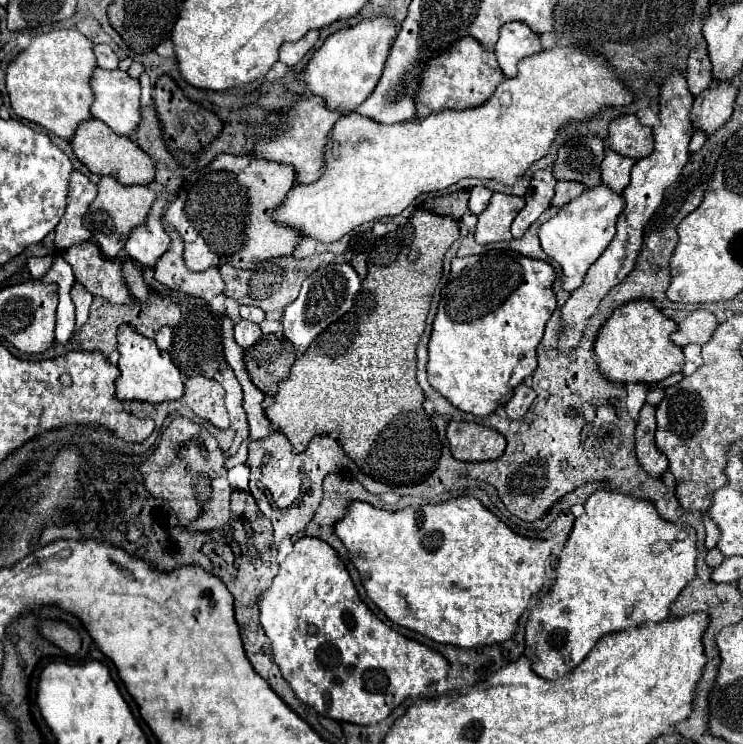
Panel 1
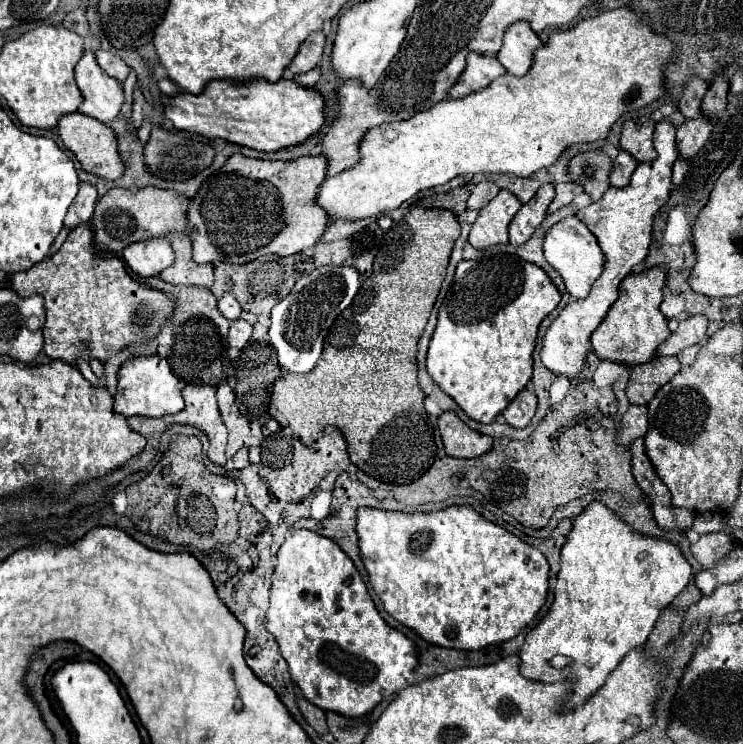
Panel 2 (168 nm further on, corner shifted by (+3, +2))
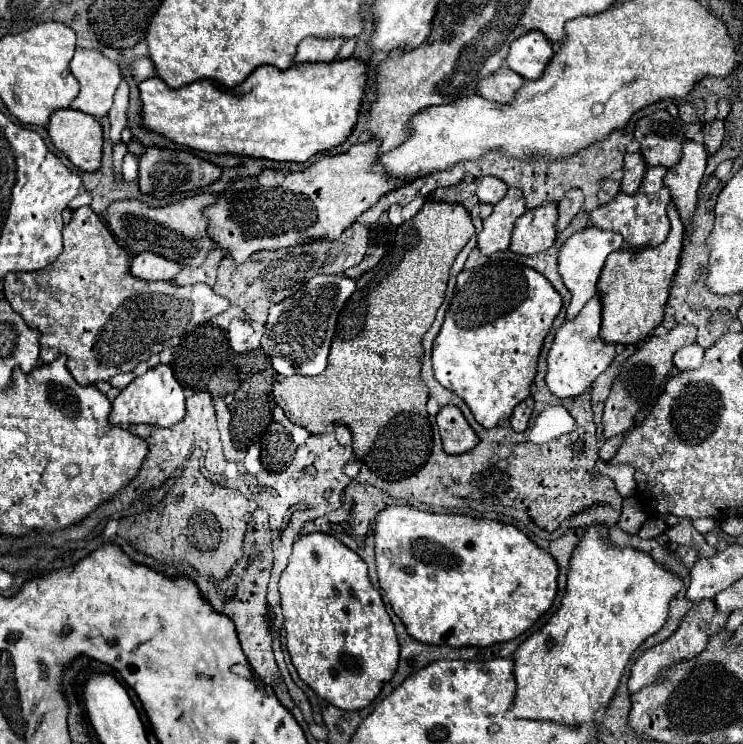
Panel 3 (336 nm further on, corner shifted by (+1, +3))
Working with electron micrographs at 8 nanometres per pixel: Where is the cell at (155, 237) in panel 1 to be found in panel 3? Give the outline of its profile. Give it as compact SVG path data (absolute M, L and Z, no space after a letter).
M138 253L134 259L132 259L132 265L130 265L130 271L134 277L138 279L146 279L146 281L172 281L178 271L182 267L174 261L168 261L156 253Z

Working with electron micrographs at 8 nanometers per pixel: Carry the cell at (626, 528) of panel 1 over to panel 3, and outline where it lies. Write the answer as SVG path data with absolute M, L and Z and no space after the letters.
M590 525L580 545L572 553L568 585L560 609L538 635L530 635L512 655L516 695L506 711L506 717L556 721L570 727L592 725L598 711L602 711L614 697L630 655L642 645L644 639L660 631L660 627L666 623L668 603L680 587L682 579L662 569L658 563L654 563L652 557L632 547L618 549L610 545L606 531L604 537L600 537L600 525Z

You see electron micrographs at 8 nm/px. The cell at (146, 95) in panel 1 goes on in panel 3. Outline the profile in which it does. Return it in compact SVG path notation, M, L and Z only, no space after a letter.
M126 153L124 163L122 163L122 173L124 173L124 181L136 181L138 179L138 157Z

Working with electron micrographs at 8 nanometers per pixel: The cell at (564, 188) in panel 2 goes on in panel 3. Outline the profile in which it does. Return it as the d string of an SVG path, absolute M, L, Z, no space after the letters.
M572 189L564 195L564 199L558 205L558 215L560 215L558 217L558 233L570 225L570 221L582 209L582 203L584 203L584 193L580 189Z

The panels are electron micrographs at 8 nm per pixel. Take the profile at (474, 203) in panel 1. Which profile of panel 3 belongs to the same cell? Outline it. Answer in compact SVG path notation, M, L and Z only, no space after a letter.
M482 177L478 181L478 189L476 195L480 199L480 203L490 203L496 205L508 191L508 185L496 177Z

